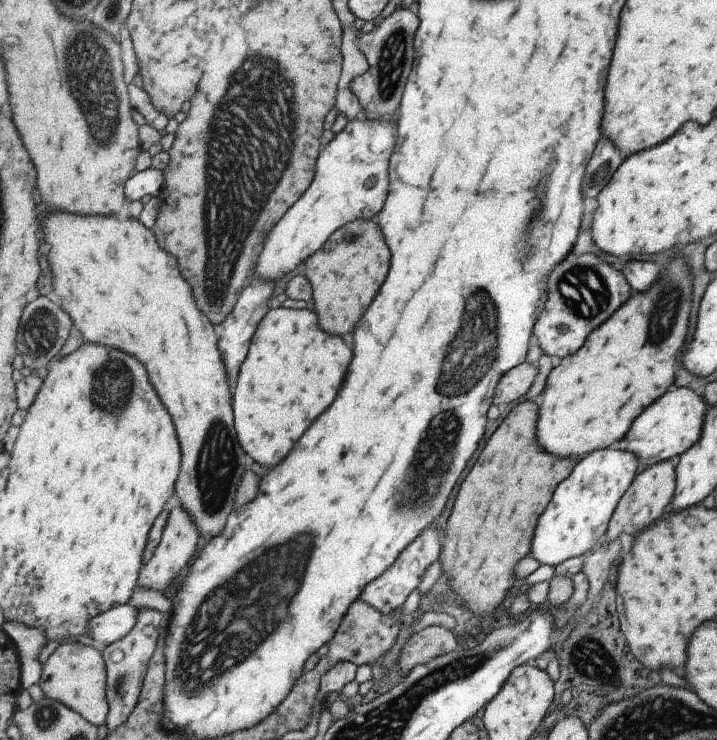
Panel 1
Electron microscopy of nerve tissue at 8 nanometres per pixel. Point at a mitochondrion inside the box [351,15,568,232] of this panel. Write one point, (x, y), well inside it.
(394, 55)

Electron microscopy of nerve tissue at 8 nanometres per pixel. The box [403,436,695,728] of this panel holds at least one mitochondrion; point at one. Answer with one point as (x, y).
(579, 645)

